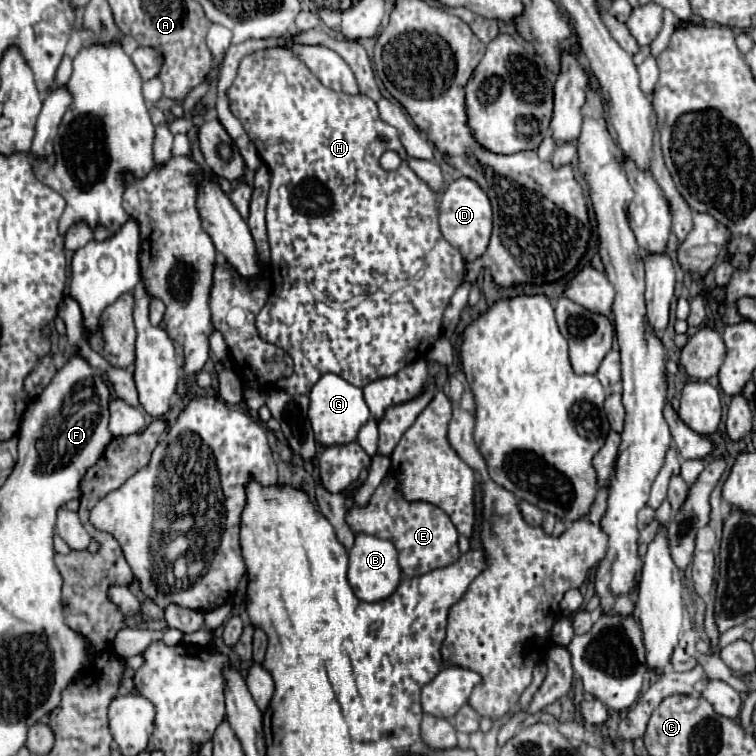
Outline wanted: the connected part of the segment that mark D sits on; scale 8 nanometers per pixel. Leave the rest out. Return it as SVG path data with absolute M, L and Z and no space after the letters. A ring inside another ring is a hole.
M460 177L446 187L440 199L440 231L452 247L460 249L464 261L468 263L486 253L492 233L492 207L486 193L474 181Z

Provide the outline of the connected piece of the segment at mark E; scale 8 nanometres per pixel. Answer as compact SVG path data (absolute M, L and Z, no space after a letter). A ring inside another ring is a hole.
M386 477L380 483L380 487L372 495L368 507L364 507L364 509L352 507L348 511L348 525L352 527L352 531L362 531L362 533L392 541L394 547L398 549L398 563L400 563L404 577L424 575L434 569L442 569L446 565L452 565L460 559L459 533L452 525L450 517L442 509L438 509L430 503L404 501L402 495L398 495L398 491L396 491L394 477Z

